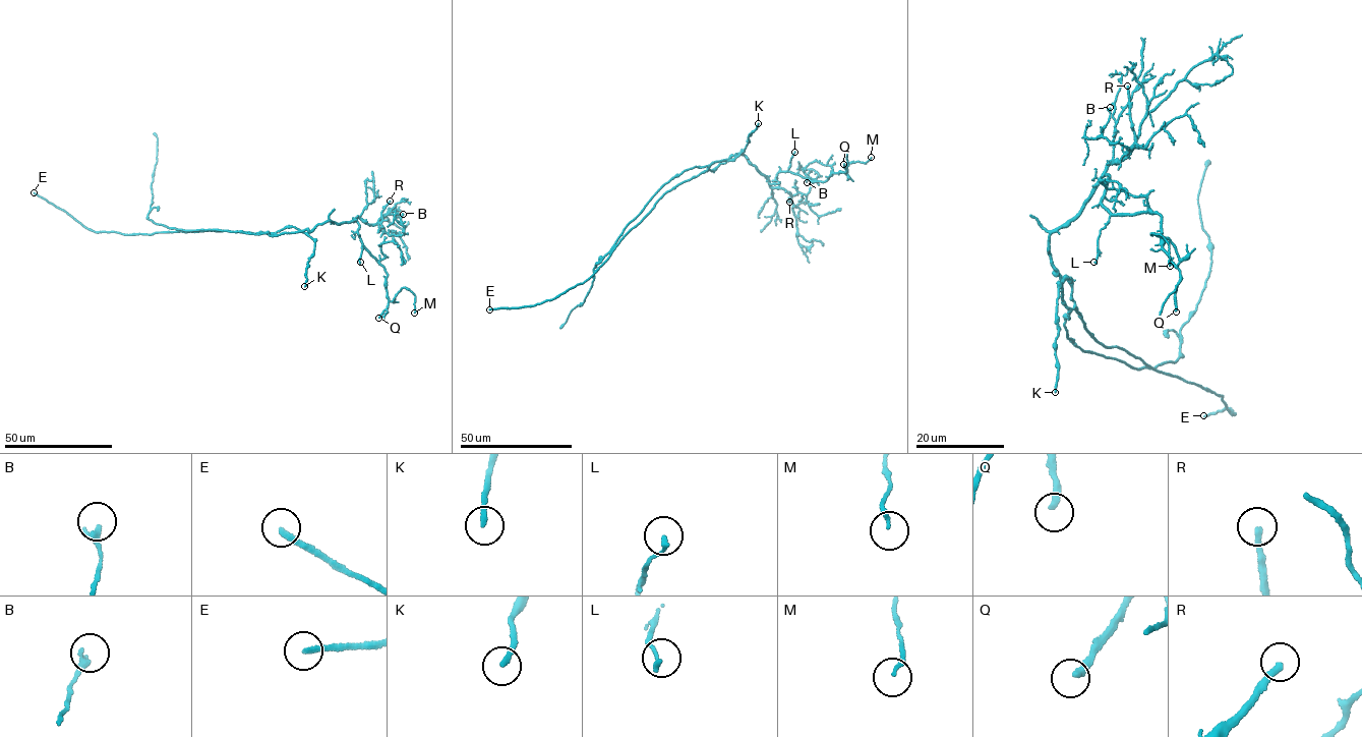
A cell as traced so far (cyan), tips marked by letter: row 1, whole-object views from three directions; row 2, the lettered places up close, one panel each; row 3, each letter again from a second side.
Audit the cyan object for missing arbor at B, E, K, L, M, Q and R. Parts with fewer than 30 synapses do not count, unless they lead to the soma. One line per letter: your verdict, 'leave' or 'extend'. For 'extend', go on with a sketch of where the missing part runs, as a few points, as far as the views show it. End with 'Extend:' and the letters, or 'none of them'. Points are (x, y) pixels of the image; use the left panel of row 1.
B: leave
E: extend
K: leave
L: leave
M: leave
Q: leave
R: extend; missing branch runs (390, 201), (401, 184), (416, 210), (413, 191)
Extend: E, R

